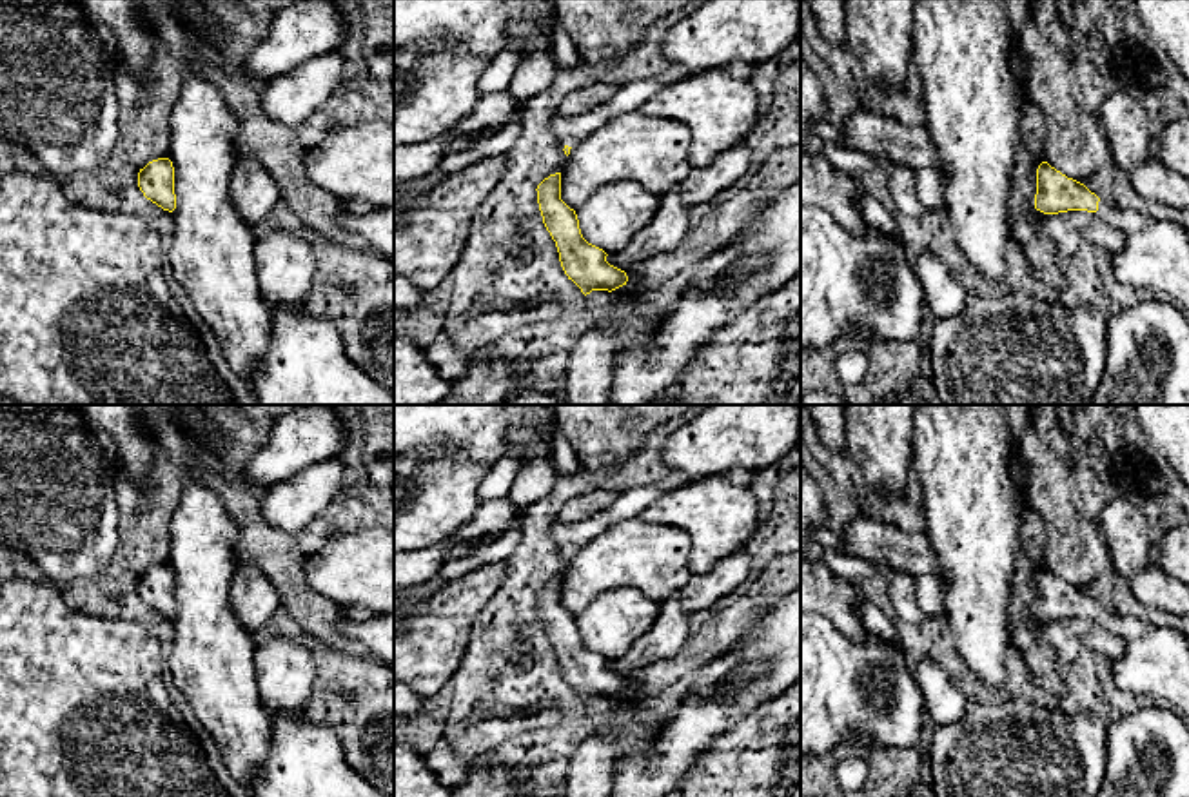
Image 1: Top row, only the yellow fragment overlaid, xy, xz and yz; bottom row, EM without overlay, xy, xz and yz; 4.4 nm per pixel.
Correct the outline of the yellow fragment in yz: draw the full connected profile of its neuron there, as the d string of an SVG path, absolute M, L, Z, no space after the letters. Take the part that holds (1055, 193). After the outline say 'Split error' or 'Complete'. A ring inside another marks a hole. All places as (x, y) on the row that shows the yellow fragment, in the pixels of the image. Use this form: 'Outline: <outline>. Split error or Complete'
Outline: M1047 162L1037 169L1035 209L1044 214L1087 211L1118 227L1125 245L1111 256L1113 276L1122 285L1165 292L1189 314L1189 234L1182 225L1118 209Z. Split error

